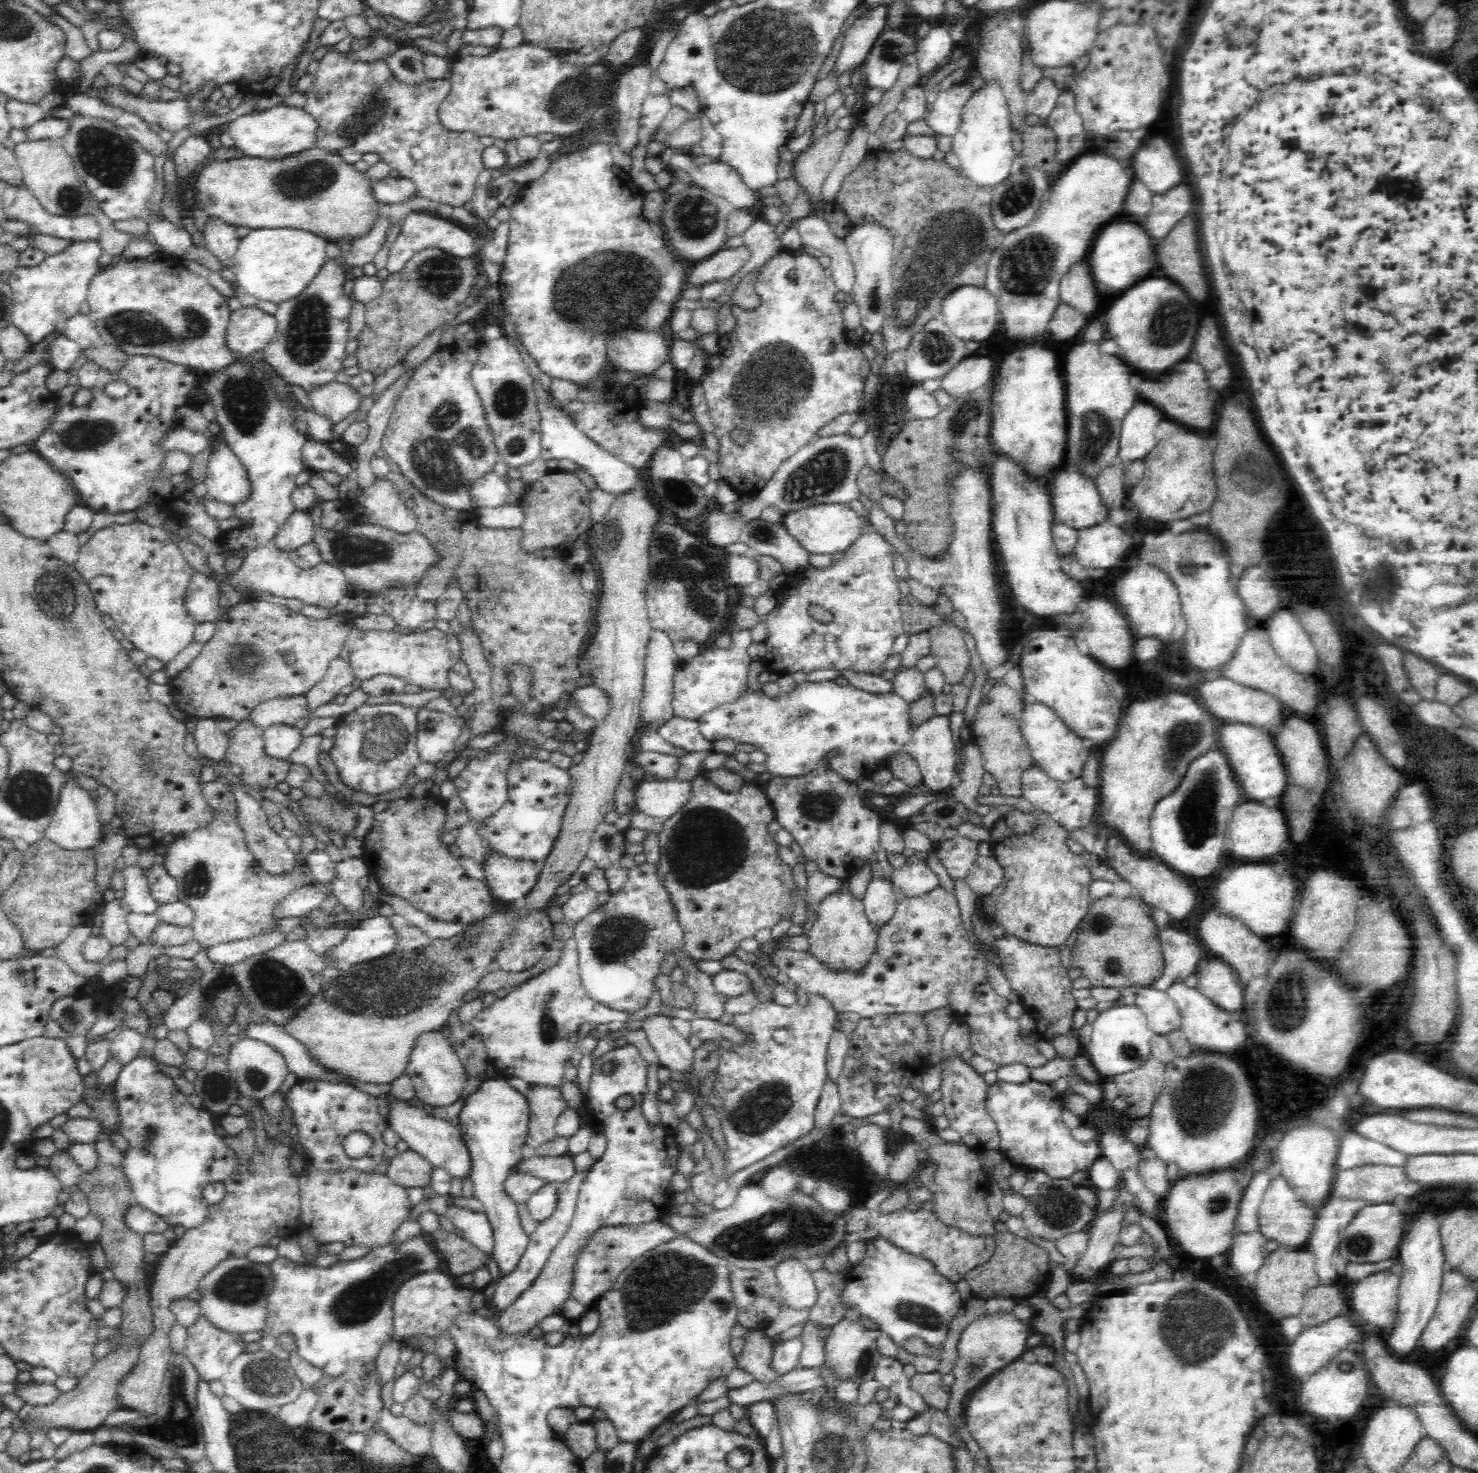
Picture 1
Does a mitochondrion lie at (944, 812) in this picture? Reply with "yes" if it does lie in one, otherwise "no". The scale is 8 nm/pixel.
yes

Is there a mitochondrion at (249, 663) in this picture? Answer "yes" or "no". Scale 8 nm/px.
yes

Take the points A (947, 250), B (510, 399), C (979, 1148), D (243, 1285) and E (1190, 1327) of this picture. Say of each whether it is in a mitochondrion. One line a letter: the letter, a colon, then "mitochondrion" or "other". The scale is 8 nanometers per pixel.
A: mitochondrion
B: mitochondrion
C: other
D: mitochondrion
E: mitochondrion

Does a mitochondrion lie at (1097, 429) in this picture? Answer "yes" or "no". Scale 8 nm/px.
yes

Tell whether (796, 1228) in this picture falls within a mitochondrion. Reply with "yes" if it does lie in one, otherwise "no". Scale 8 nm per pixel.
yes

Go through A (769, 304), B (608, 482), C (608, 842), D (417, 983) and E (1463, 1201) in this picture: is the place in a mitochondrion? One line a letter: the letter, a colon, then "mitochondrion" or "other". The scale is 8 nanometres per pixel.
A: other
B: other
C: mitochondrion
D: mitochondrion
E: other

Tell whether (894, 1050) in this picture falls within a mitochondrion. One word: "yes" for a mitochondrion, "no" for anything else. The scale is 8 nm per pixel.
yes

